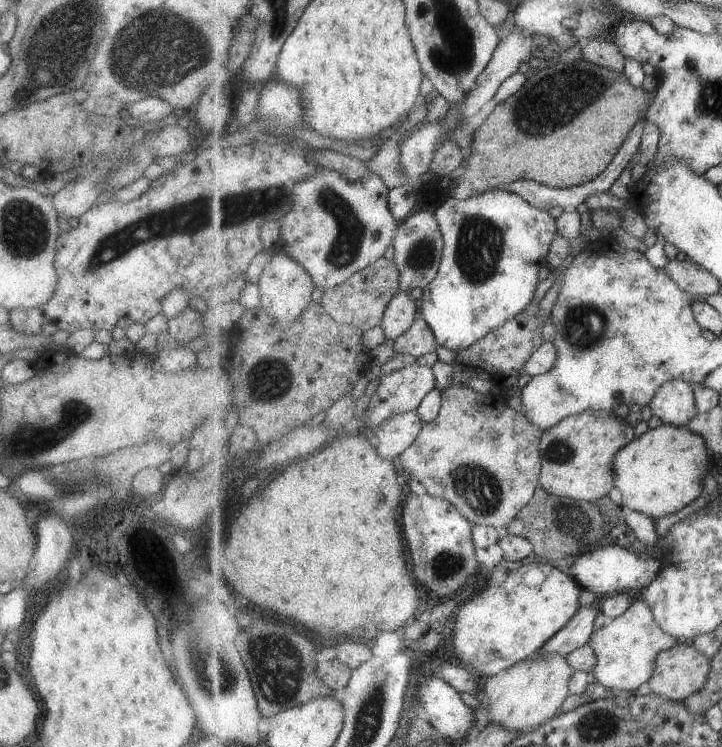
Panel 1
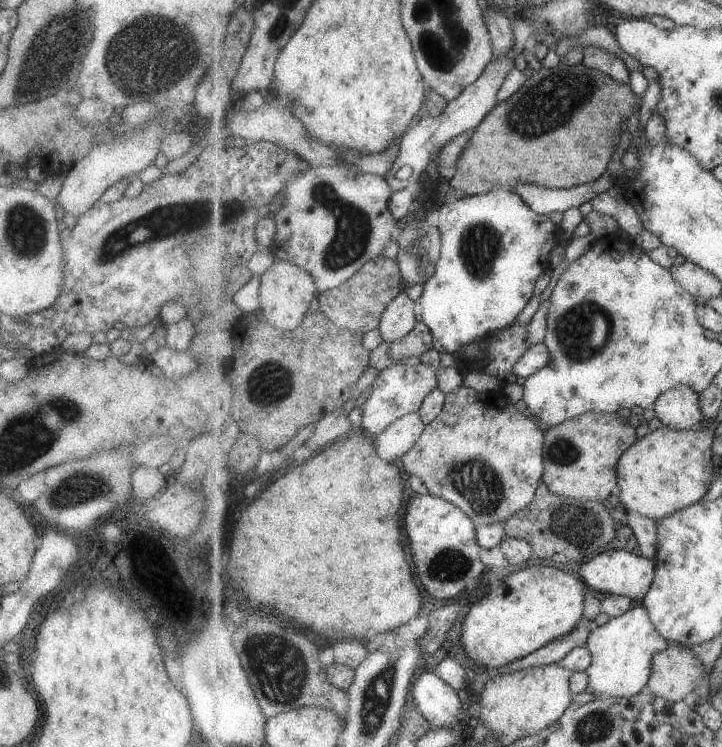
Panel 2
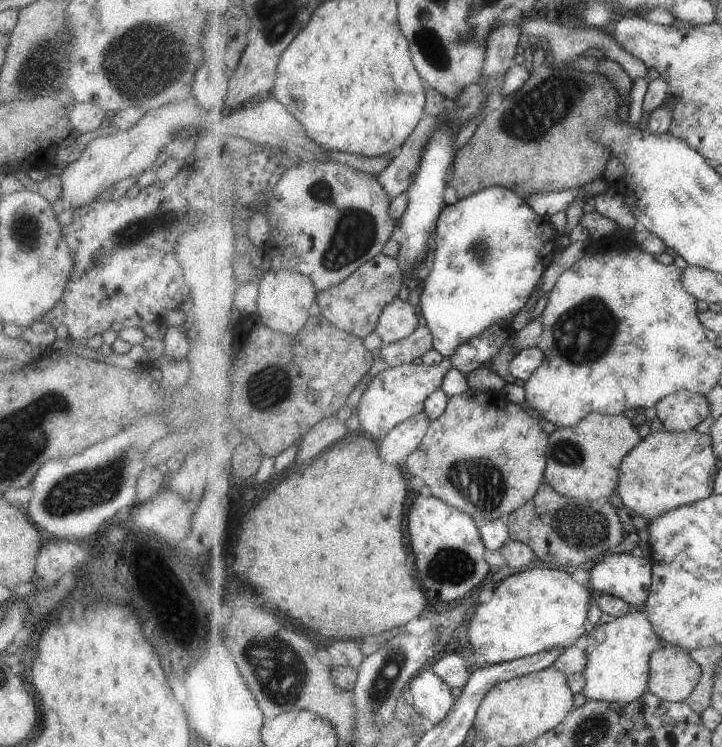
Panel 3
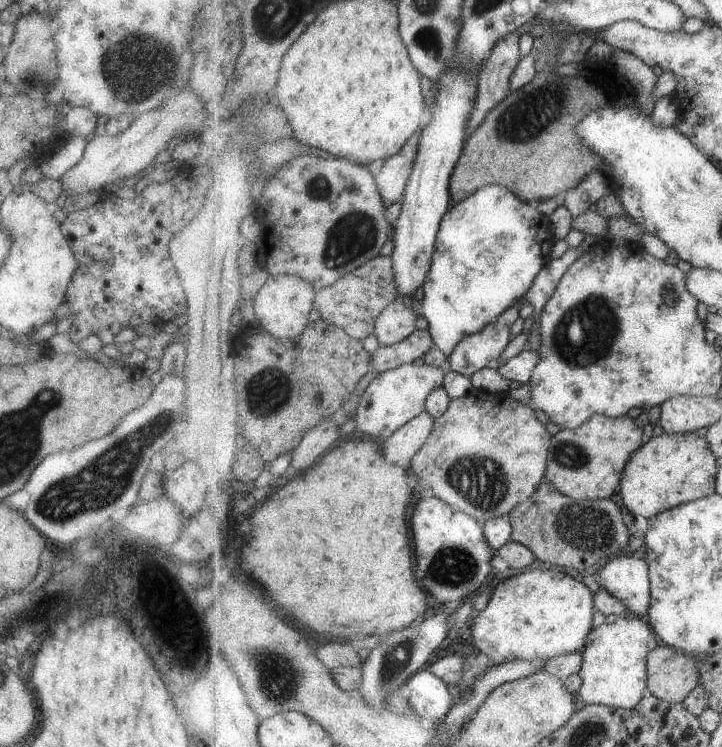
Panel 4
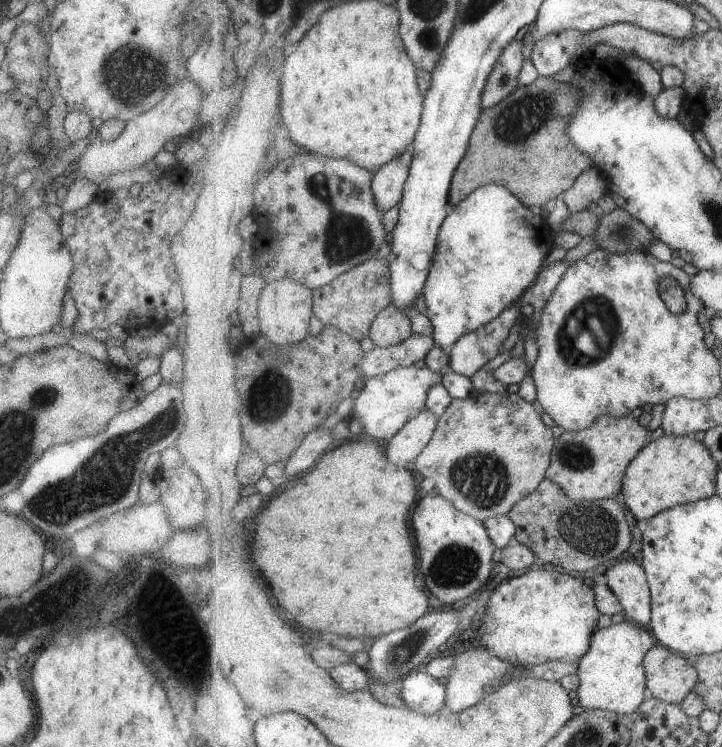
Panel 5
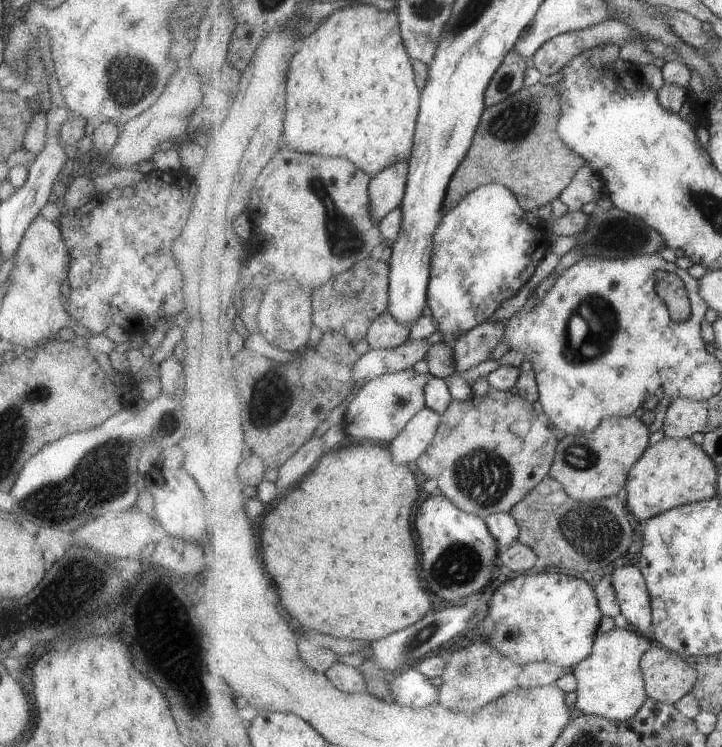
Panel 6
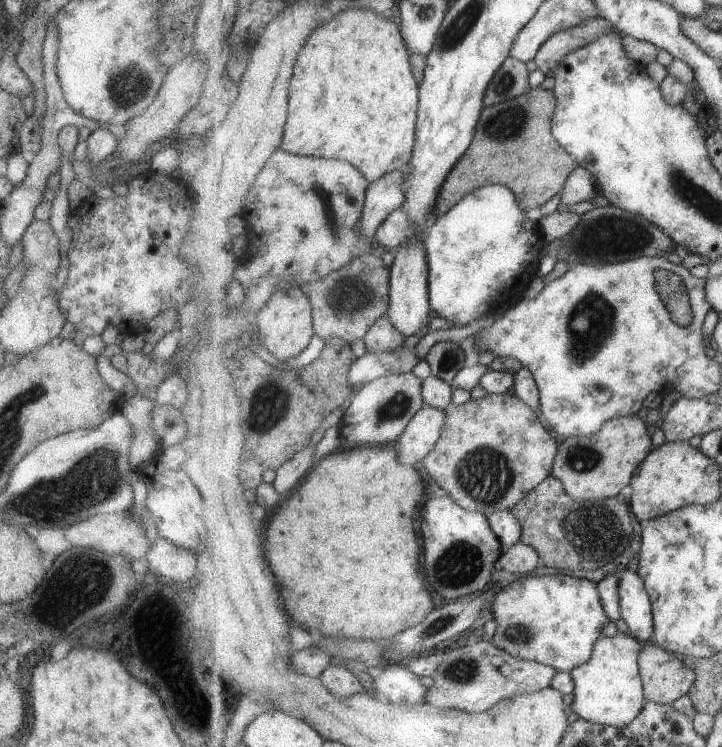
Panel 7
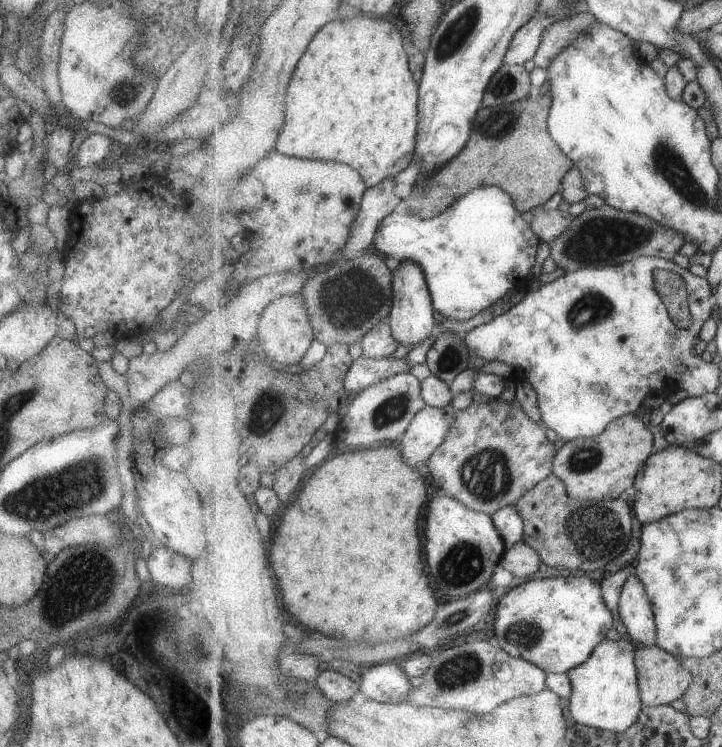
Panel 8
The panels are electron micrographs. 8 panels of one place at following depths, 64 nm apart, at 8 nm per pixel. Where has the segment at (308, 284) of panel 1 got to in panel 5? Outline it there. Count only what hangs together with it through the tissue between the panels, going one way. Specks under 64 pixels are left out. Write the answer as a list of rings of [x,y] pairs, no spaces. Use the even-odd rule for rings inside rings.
[[[291,278],[267,283],[258,298],[262,336],[275,348],[287,348],[307,338],[309,324],[314,316],[314,290]]]

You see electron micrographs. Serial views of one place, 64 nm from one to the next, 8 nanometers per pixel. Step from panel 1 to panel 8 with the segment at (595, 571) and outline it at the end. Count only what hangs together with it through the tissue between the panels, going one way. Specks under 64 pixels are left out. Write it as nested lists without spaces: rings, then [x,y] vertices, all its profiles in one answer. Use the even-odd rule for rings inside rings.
[[[631,575],[627,578],[620,596],[619,613],[630,639],[645,647],[655,645],[657,642],[655,611],[646,586],[639,576]]]

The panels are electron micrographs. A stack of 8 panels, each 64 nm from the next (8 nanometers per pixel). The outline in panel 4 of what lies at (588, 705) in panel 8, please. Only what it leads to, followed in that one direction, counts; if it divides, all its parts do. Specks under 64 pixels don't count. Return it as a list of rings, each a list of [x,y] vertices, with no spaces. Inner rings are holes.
[[[618,617],[615,622],[602,624],[587,636],[580,675],[583,686],[577,693],[584,703],[603,704],[629,710],[648,694],[648,656],[661,643],[645,617]]]

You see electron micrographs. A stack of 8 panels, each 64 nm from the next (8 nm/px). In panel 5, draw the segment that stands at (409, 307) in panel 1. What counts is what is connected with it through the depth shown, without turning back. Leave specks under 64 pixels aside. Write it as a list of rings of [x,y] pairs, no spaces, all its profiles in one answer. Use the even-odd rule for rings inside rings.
[[[395,304],[379,313],[371,326],[371,338],[377,347],[401,344],[414,333],[411,330],[411,314],[401,312]]]

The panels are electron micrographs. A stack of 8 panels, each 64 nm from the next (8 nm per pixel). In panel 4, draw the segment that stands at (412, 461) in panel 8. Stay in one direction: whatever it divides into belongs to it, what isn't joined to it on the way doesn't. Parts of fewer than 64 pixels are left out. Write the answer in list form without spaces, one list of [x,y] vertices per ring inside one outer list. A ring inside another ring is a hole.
[[[429,411],[422,412],[393,432],[383,443],[387,462],[401,467],[409,467],[415,454],[425,446],[429,434],[433,432],[436,418]]]

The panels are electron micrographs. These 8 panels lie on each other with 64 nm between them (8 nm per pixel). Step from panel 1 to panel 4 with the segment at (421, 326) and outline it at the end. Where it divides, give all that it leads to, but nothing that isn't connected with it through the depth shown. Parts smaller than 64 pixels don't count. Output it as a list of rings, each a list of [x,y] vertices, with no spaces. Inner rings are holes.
[[[417,329],[411,336],[389,346],[381,346],[371,358],[371,369],[382,373],[391,369],[411,364],[424,358],[434,346],[434,338],[429,329]]]

